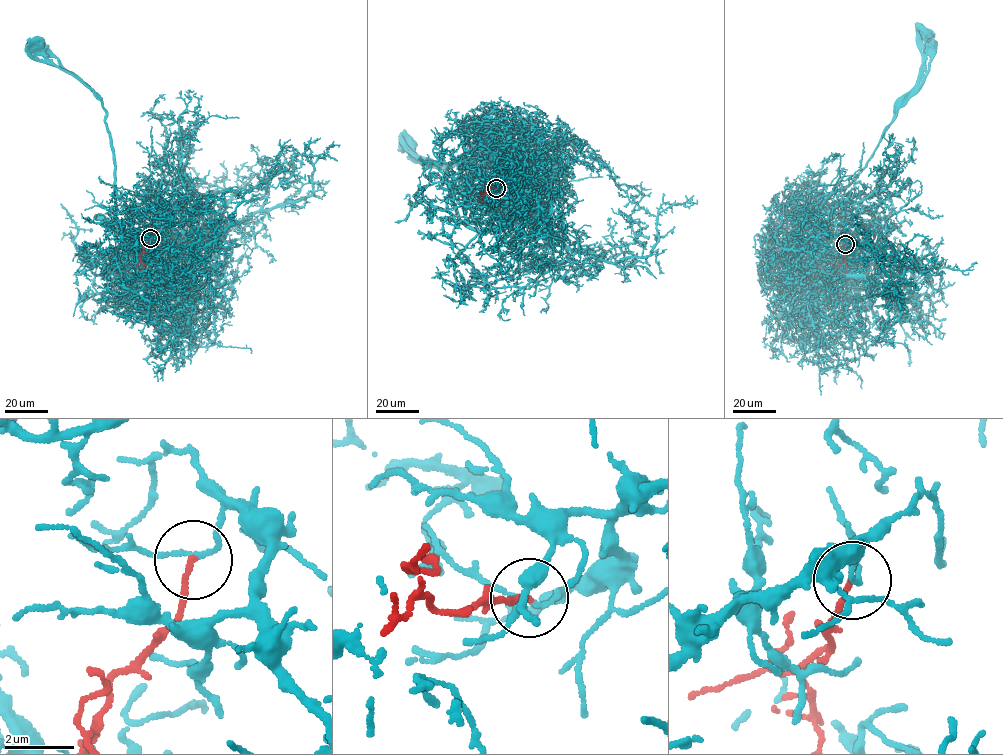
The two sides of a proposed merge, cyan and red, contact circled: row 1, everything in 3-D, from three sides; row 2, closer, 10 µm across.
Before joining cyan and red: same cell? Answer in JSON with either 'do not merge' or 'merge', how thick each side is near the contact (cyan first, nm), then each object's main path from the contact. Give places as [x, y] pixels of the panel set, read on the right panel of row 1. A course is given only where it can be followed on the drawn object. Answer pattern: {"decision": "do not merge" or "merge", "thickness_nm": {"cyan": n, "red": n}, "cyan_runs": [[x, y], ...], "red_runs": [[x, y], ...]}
{"decision": "do not merge", "thickness_nm": {"cyan": 120, "red": 140}, "cyan_runs": [[845, 244], [827, 250], [804, 238], [804, 227], [865, 165], [894, 110], [916, 84], [926, 45], [915, 22]], "red_runs": [[845, 244], [841, 250], [846, 271]]}

